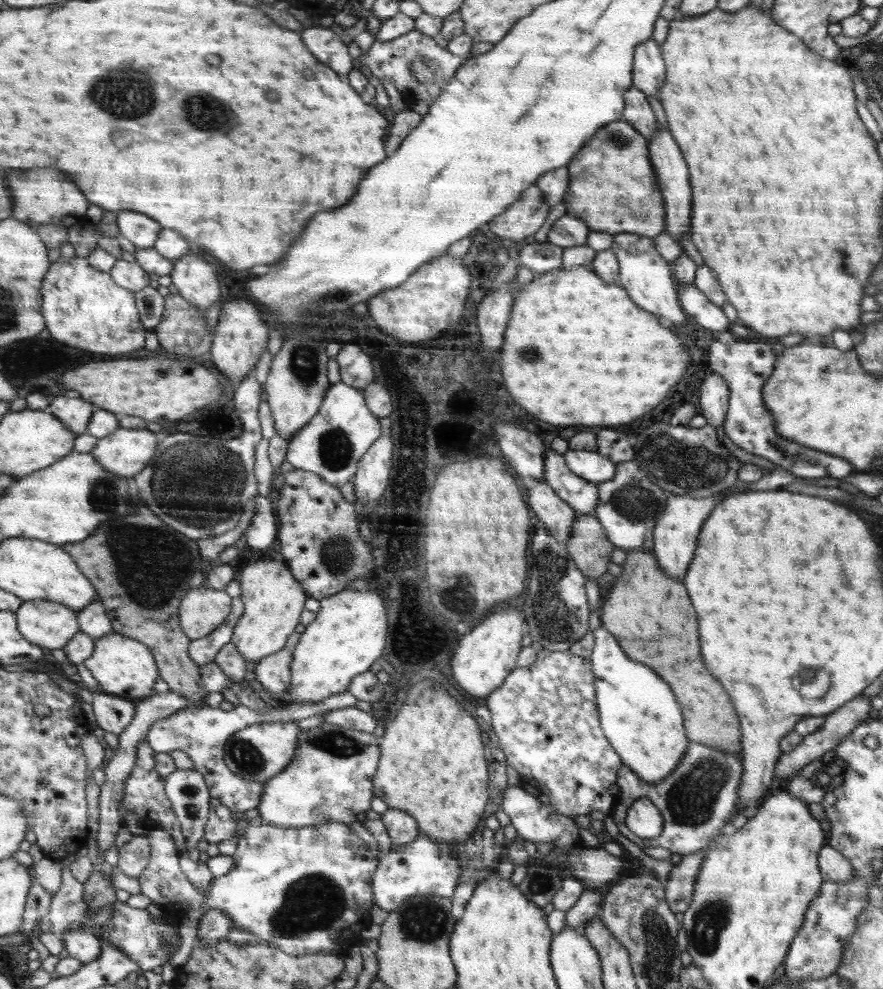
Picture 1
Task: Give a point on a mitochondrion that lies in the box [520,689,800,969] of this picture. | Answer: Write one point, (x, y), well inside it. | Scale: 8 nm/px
(692, 798)

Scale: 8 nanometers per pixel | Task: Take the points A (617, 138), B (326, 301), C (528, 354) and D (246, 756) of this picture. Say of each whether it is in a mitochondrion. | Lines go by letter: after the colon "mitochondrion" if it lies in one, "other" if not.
A: mitochondrion
B: mitochondrion
C: mitochondrion
D: mitochondrion

